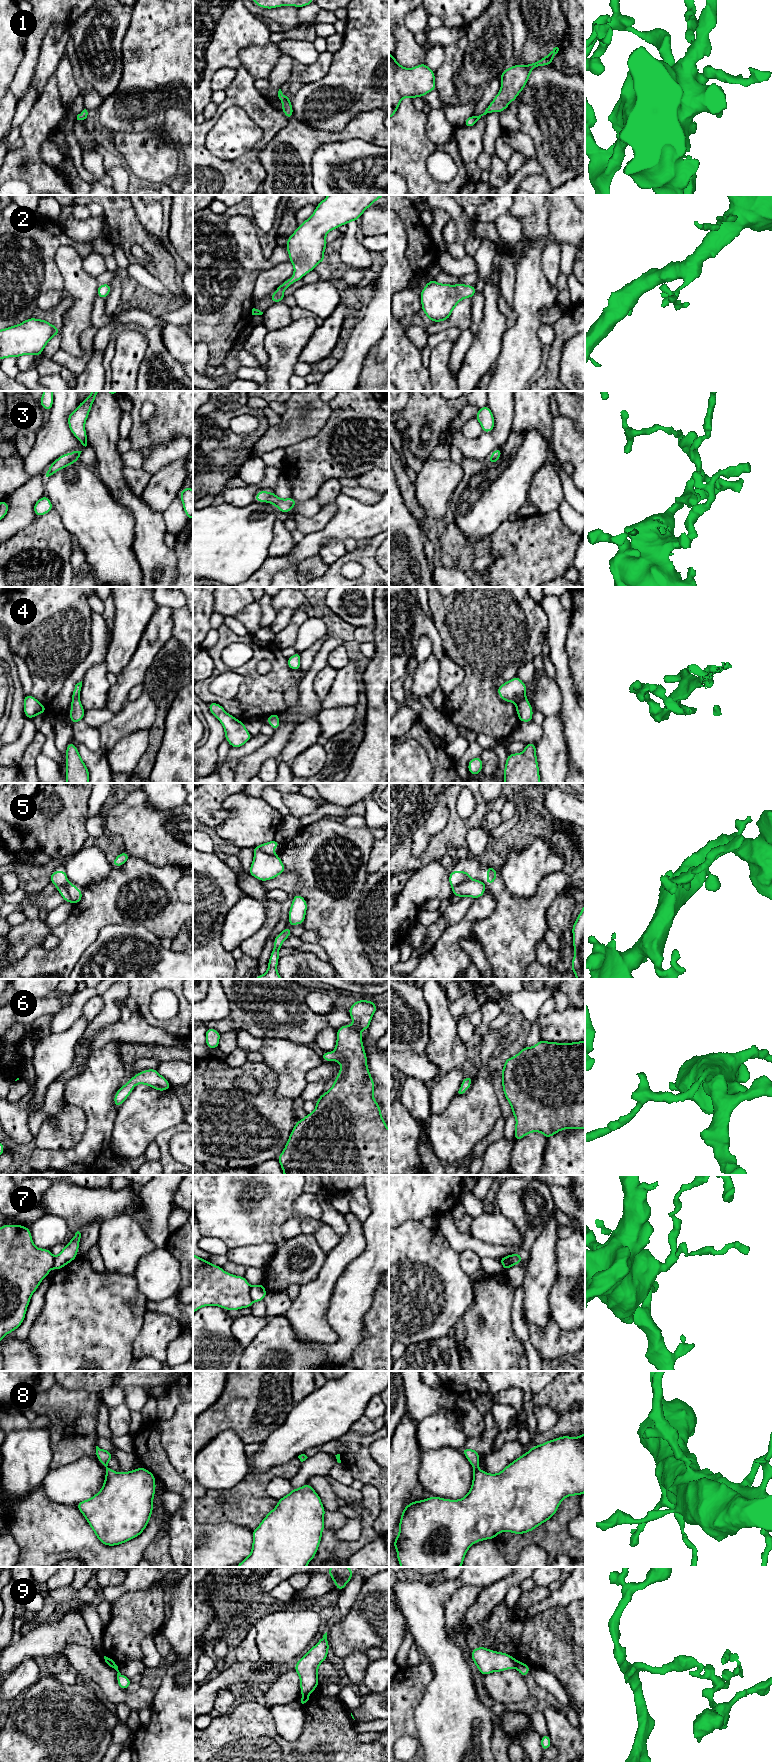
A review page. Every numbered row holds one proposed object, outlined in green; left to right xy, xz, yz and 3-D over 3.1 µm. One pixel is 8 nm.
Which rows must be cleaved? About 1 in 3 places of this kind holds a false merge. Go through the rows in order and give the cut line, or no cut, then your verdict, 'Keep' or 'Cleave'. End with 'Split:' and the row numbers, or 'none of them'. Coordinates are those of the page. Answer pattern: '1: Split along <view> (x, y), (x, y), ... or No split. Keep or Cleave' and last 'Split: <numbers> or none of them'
1: No split. Keep
2: No split. Keep
3: No split. Keep
4: No split. Keep
5: Split along xy (59, 886), (66, 888), (70, 901). Cleave
6: No split. Keep
7: Split along yz (501, 1261), (508, 1259), (511, 1265). Cleave
8: No split. Keep
9: Split along xz (308, 1693), (302, 1695). Cleave
Split: 5, 7, 9

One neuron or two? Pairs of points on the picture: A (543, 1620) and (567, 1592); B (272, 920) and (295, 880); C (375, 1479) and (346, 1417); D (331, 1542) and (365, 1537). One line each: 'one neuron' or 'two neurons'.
A: two neurons
B: two neurons
C: two neurons
D: one neuron

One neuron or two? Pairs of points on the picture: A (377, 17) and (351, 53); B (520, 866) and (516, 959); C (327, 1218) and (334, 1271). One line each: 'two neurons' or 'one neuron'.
A: one neuron
B: two neurons
C: two neurons

